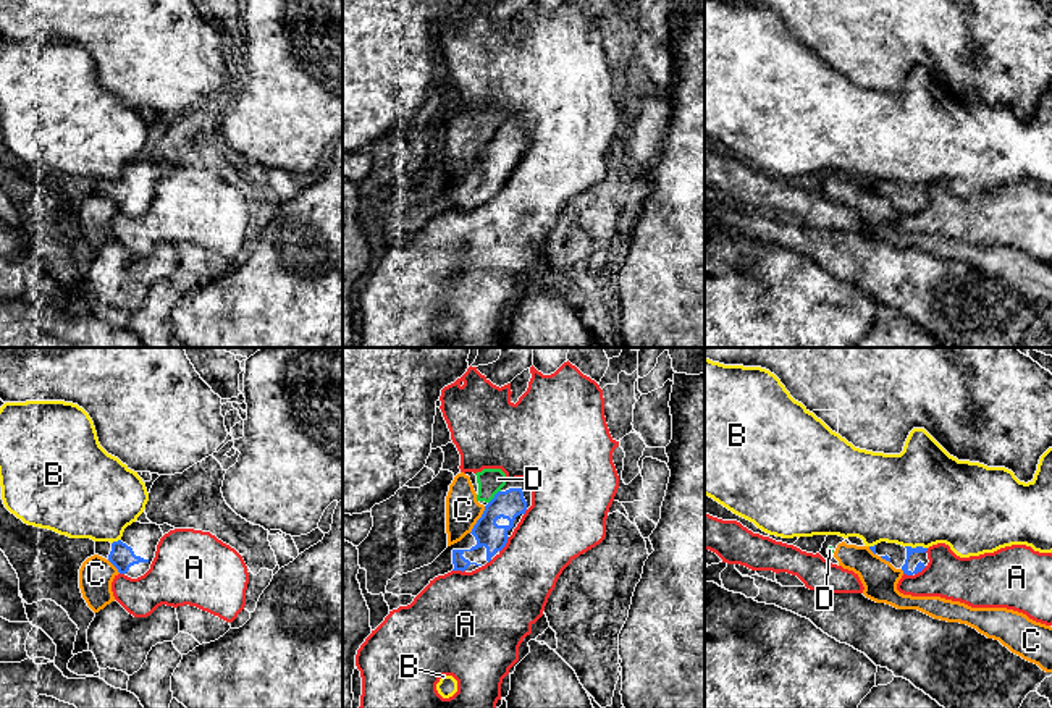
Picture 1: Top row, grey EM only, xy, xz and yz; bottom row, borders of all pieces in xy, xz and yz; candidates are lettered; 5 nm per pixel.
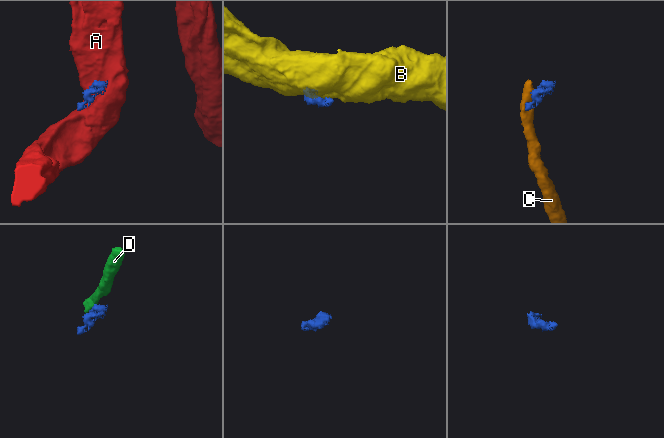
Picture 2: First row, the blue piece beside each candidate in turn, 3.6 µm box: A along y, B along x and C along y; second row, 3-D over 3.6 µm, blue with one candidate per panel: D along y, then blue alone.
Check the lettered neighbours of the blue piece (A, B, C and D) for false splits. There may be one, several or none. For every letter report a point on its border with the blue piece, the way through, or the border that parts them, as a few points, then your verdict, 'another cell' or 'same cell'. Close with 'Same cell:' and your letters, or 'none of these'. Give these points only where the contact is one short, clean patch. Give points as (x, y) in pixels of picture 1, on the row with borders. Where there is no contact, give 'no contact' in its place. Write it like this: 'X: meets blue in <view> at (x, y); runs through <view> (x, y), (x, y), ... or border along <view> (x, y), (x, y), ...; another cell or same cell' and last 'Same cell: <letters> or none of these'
A: meets blue in xz at (504, 545); another cell
B: meets blue in yz at (917, 547); another cell
C: meets blue in xz at (479, 519); border along xz (485, 506), (469, 532); another cell
D: meets blue in xz at (495, 497); border along xz (500, 490), (488, 503); another cell
Same cell: none of these

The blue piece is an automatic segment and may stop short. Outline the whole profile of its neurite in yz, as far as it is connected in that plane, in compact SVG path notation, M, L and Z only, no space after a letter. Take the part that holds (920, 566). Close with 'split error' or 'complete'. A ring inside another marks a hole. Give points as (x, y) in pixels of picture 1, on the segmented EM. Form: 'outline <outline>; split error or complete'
outline M881 542L869 550L881 556L882 559L889 561L895 569L902 569L907 575L915 575L921 572L929 559L928 559L928 548L923 546L902 546L897 543Z; split error

